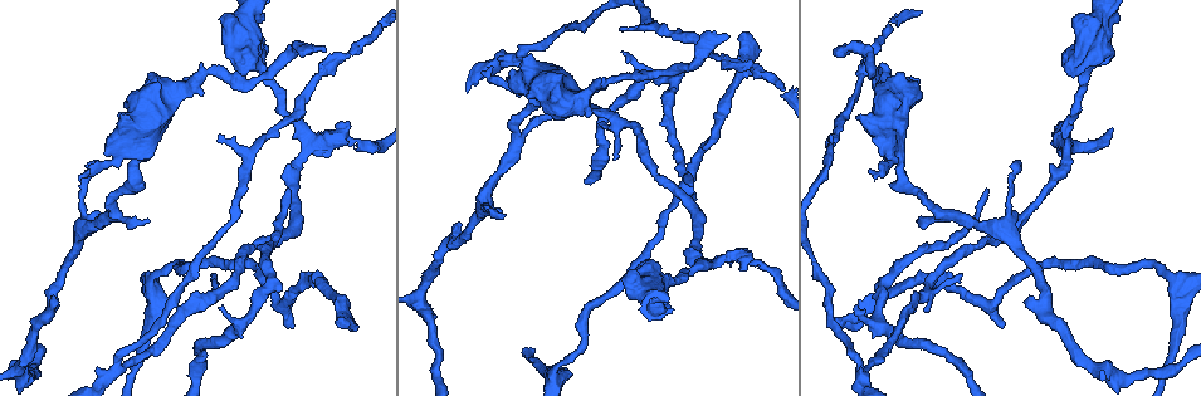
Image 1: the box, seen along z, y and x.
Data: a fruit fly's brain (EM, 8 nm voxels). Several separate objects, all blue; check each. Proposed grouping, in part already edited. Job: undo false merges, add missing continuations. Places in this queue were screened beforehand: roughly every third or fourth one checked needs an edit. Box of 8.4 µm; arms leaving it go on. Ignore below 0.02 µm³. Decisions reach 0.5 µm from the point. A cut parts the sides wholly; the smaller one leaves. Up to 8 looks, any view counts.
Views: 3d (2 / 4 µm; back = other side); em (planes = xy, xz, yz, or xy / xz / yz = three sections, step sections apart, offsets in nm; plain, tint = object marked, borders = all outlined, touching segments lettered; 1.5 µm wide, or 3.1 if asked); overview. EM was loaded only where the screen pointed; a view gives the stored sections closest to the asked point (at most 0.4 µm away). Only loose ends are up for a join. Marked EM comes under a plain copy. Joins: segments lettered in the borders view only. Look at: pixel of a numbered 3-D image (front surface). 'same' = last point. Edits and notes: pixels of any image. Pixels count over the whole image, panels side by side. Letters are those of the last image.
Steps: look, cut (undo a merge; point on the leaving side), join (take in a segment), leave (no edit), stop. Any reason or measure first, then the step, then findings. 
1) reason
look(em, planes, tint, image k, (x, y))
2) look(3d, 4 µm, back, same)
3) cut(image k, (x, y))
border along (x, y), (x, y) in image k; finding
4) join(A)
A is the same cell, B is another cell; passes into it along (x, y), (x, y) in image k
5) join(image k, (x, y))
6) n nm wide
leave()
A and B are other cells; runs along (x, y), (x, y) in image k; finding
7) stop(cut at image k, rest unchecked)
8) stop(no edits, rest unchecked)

branch stops here
look(em, planes, borders, image 1, (457, 224))

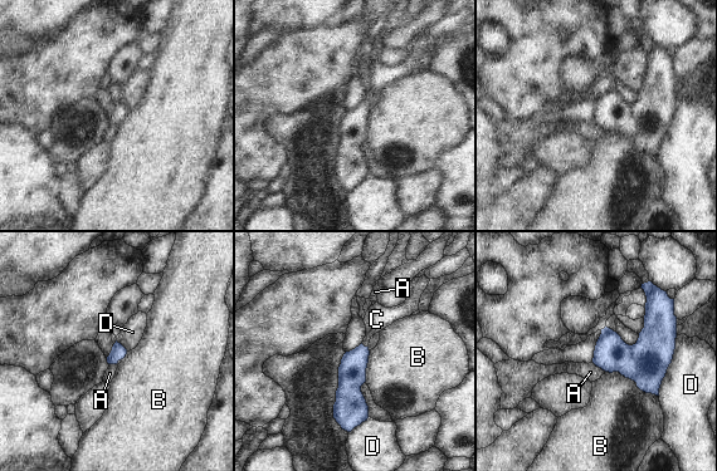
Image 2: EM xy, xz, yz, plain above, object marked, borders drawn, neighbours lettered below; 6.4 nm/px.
join(C)
C is the same cell, A, B and D are other cells; passes into it along (352, 369), (364, 346), (377, 317) in image 2; it goes on there

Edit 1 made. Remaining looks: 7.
see it whole again
look(overview)

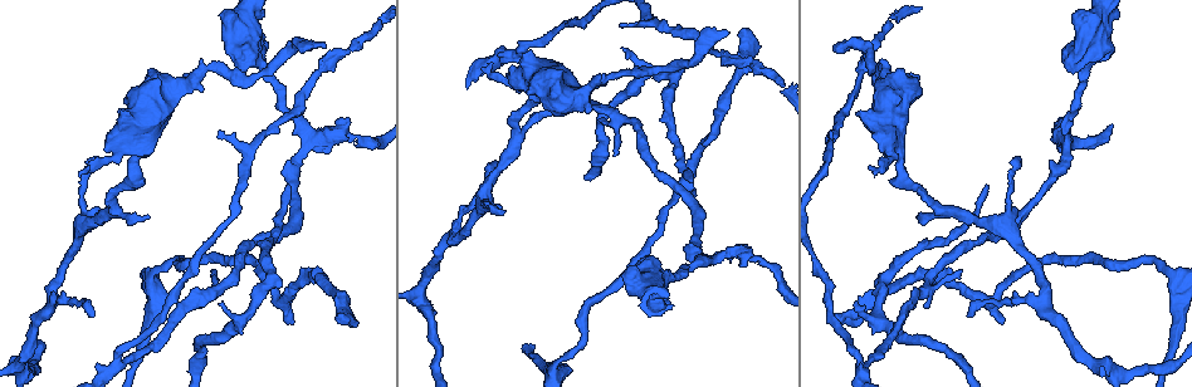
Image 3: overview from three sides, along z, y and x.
calibre changes
look(3d, 4 µm, back, image 3, (1163, 377))

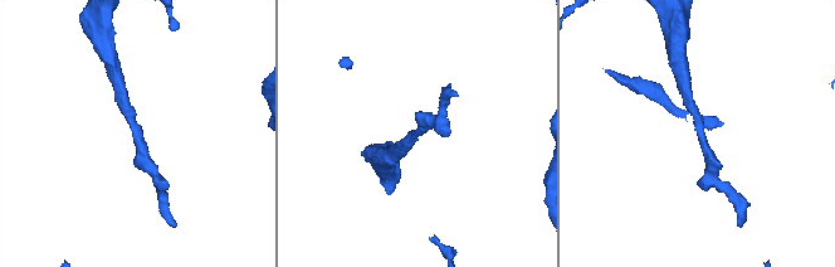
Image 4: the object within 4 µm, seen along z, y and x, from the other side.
look(em, yz, step 8, tint, image 4, (413, 137))

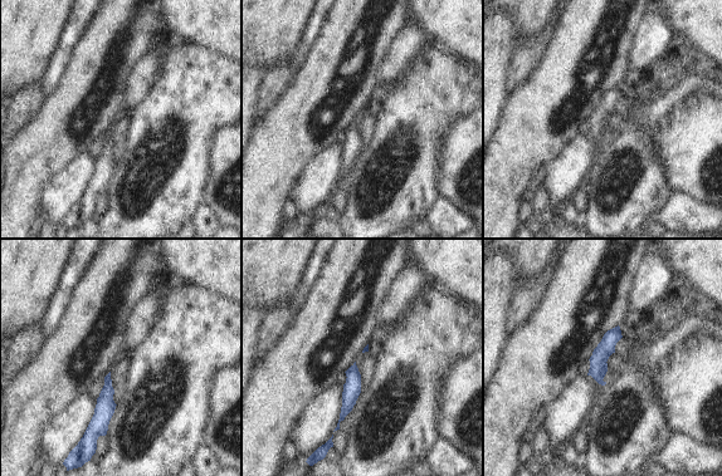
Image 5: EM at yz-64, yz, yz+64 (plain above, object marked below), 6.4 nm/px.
cut it another way
look(em, planes, borders, same)

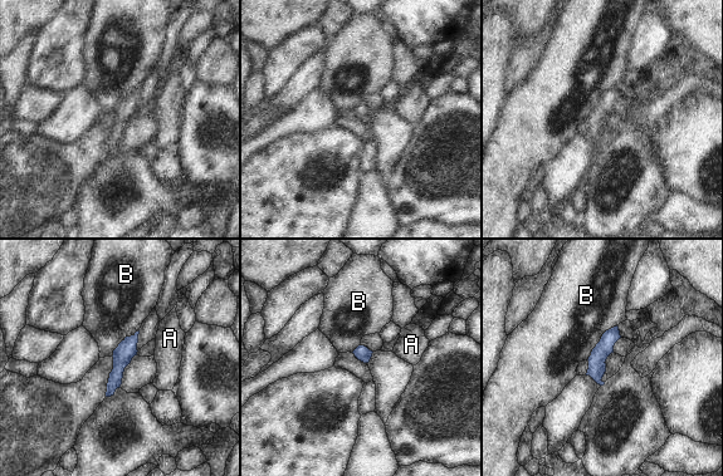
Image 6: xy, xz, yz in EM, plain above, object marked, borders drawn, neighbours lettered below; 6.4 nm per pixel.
leave()
A and B are other cells; runs along (135, 338), (122, 354), (110, 392) in image 6; all the same neuron

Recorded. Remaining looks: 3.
end of a long branch
look(3d, 2 µm, image 3, (289, 185))

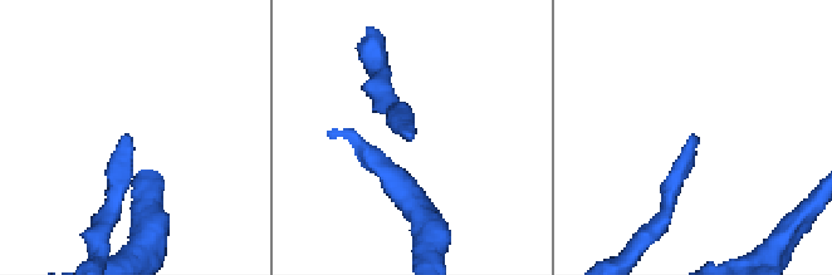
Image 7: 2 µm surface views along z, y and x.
look(em, xz, step 4, tint, image 7, (412, 135))

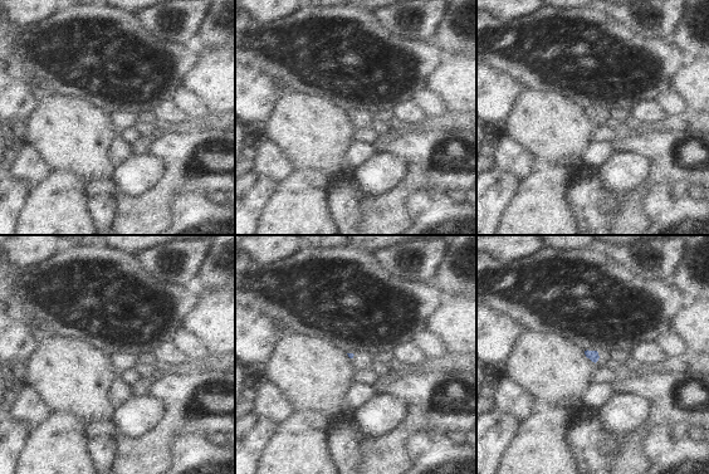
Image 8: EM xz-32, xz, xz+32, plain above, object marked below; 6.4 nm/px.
cut it another way
look(em, planes, borders, same)

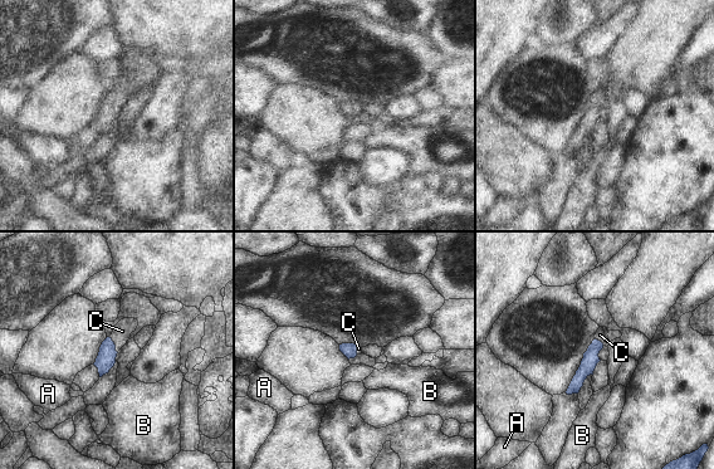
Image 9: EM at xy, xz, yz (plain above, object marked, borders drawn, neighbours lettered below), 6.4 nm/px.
join(C)
C is the same cell, A and B are other cells; it goes on there

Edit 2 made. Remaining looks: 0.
stop(join at image 2, join at image 9, rest unchecked)

